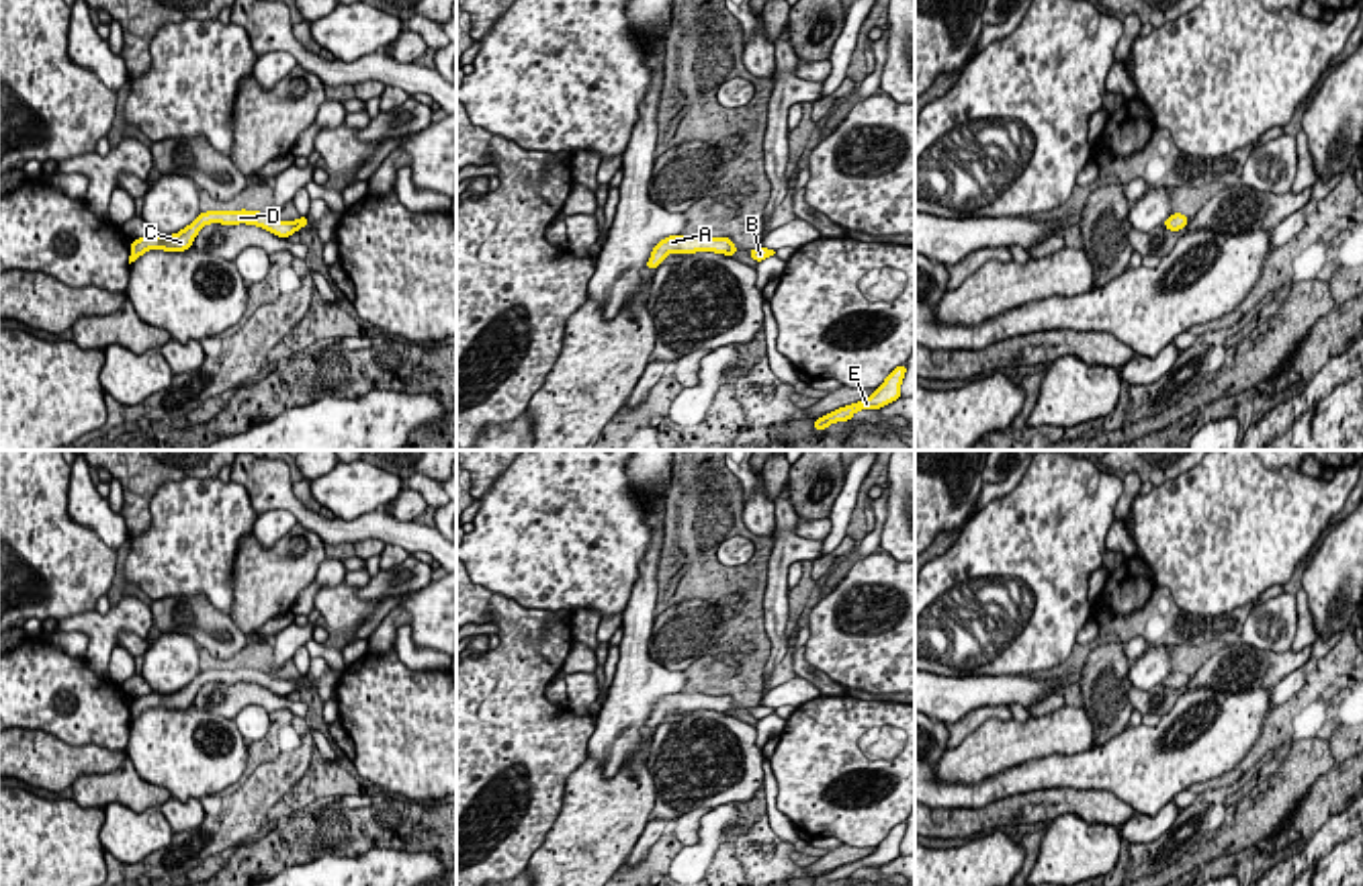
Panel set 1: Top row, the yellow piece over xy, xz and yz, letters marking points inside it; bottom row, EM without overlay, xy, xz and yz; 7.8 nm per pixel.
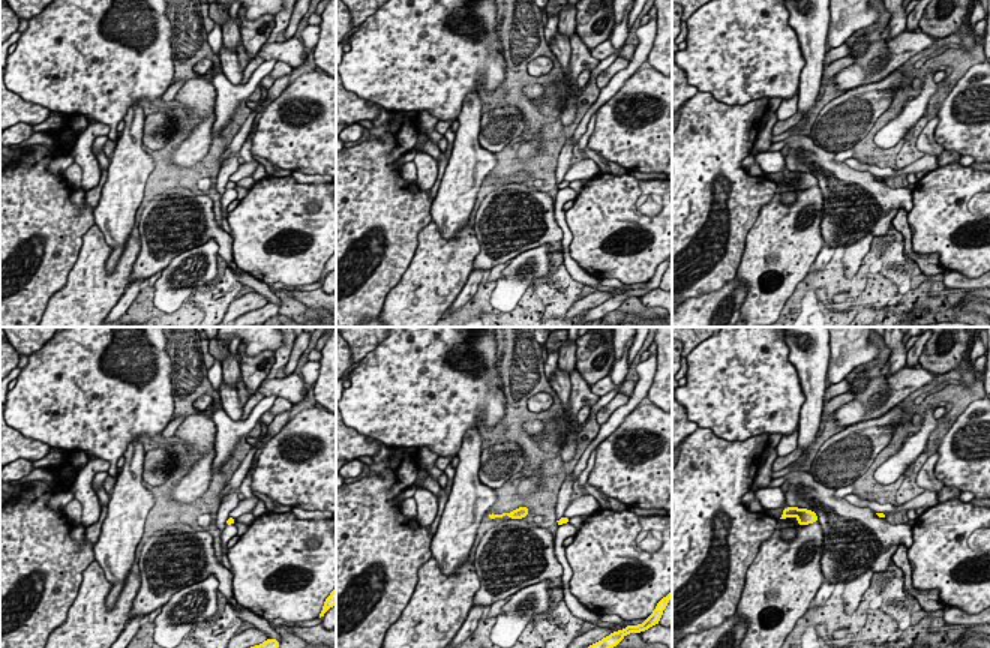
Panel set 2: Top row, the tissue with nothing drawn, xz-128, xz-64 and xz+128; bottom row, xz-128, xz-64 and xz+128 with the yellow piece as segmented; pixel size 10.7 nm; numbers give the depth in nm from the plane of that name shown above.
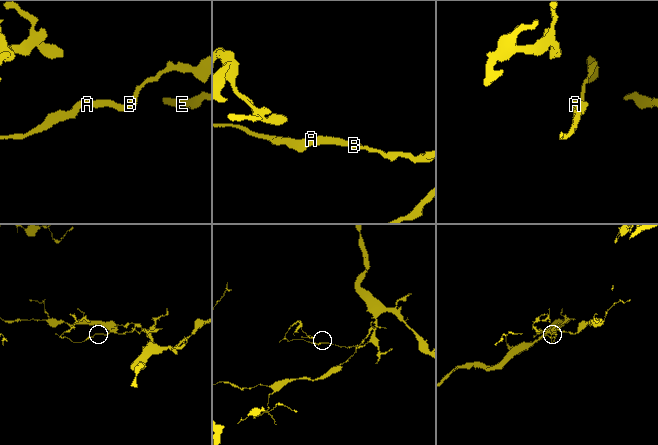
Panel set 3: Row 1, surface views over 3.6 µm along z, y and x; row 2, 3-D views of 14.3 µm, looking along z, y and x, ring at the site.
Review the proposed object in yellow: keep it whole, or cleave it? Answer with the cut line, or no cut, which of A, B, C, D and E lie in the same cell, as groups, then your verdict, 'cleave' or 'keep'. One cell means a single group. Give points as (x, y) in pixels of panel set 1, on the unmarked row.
cut none; groups A B C D E; keep

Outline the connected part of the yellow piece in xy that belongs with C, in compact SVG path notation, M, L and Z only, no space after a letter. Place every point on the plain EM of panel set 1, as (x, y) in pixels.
M246 667L231 669L231 671L207 669L207 671L201 671L188 685L184 685L174 694L151 692L147 696L133 698L129 722L135 720L147 708L186 710L192 704L192 698L196 696L196 692L209 681L223 681L223 683L248 681L248 683L264 685L278 696L289 696L297 688L305 685L309 677L299 675L297 679L289 681L289 679L278 679L266 671L246 669Z

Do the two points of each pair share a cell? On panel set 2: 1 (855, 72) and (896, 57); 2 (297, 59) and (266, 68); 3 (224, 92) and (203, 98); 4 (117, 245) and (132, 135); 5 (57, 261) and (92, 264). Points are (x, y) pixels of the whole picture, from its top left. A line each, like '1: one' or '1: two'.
1: one
2: two
3: two
4: one
5: two

